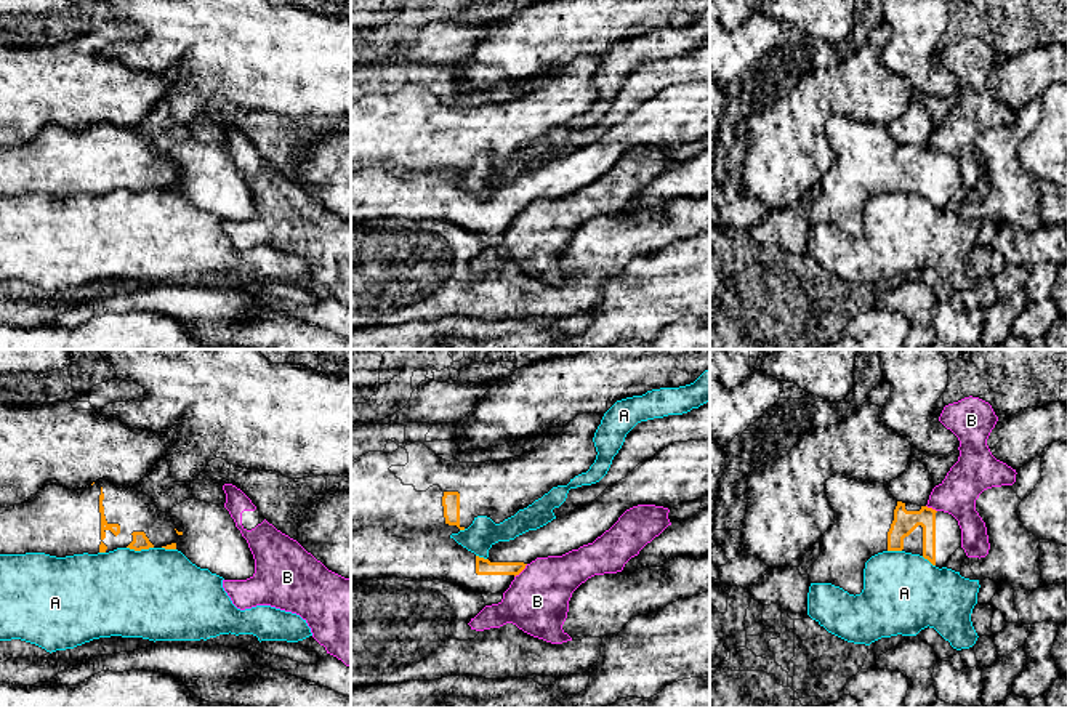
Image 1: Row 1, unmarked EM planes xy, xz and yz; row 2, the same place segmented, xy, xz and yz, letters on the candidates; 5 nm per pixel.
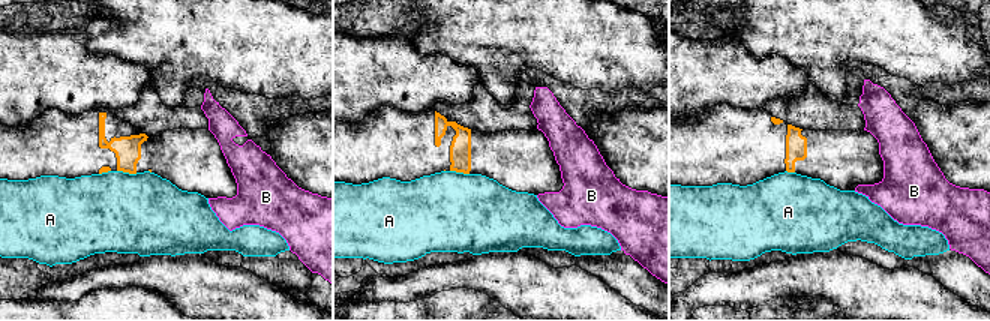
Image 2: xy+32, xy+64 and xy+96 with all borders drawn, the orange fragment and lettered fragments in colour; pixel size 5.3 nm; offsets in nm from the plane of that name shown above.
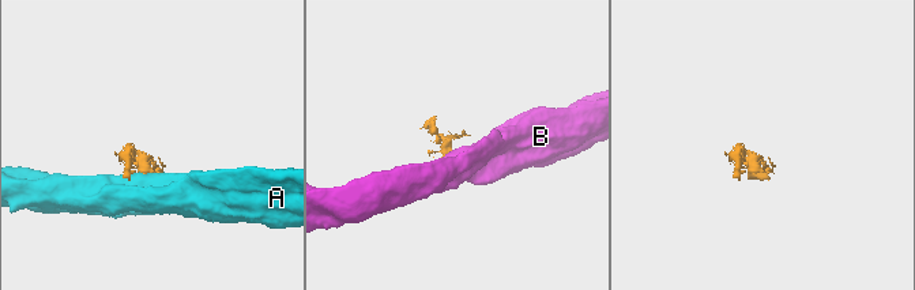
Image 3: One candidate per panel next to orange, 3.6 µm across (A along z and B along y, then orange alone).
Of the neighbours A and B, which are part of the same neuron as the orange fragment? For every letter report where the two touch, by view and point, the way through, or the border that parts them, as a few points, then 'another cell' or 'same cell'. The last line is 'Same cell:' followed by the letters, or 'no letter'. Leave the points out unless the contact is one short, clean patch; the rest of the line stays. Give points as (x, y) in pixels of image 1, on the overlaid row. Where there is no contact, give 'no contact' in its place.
A: contact xy (140, 550); another cell
B: contact xz (521, 571); border xz (527, 564), (515, 577); another cell
Same cell: no letter

